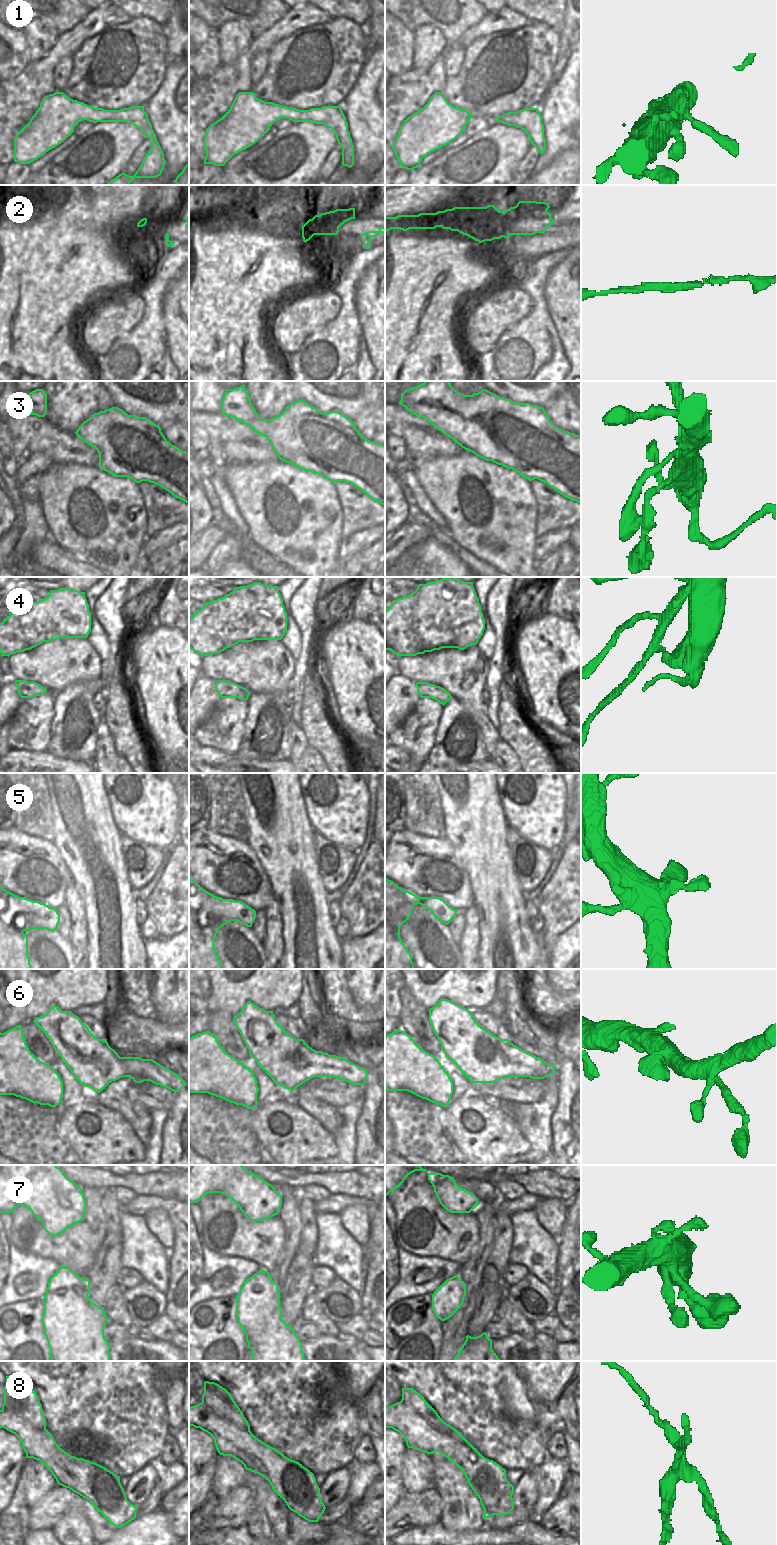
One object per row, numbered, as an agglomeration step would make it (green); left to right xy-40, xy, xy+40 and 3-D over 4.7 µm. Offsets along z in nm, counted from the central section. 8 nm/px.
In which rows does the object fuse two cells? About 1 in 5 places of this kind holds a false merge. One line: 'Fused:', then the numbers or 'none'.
Fused: 4, 8

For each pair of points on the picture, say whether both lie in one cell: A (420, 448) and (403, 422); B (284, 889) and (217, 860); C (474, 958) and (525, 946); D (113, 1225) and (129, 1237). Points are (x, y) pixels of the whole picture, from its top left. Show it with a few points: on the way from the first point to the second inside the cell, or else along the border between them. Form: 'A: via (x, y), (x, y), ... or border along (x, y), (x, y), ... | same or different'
A: via (420, 442), (420, 439), (409, 428) | same
B: border along (259, 862), (269, 880), (274, 898) | different
C: border along (479, 933), (480, 958) | different
D: border along (120, 1209), (122, 1232) | different

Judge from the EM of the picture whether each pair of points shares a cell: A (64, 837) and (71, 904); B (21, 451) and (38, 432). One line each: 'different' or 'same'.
A: different
B: same

